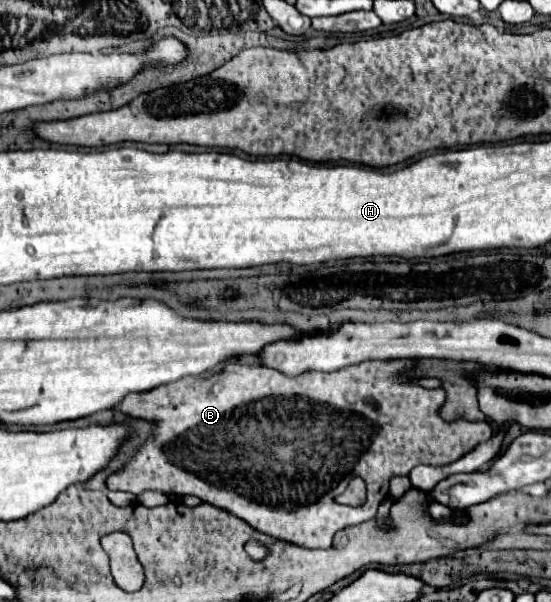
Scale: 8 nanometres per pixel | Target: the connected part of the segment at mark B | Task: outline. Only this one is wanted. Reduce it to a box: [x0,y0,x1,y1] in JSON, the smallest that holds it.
[108,360,492,548]

